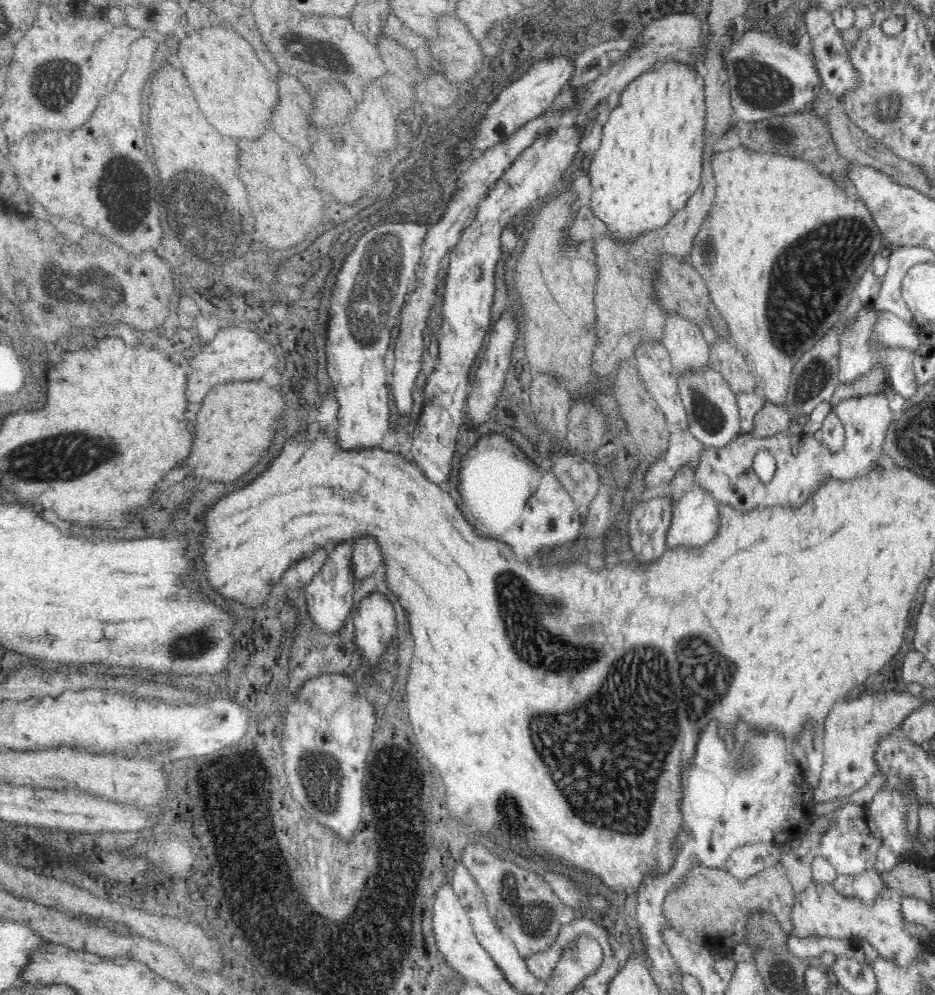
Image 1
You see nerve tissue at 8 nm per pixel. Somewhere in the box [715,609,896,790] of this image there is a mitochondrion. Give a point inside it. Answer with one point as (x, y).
(750, 758)

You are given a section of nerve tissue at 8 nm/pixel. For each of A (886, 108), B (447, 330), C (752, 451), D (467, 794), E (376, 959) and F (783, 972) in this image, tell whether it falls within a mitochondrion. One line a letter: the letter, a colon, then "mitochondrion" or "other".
A: mitochondrion
B: other
C: other
D: other
E: mitochondrion
F: mitochondrion

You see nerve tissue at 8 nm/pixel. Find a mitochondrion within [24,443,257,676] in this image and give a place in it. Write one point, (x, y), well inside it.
(195, 640)

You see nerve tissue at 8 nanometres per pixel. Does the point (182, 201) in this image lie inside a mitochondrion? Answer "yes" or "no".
yes

